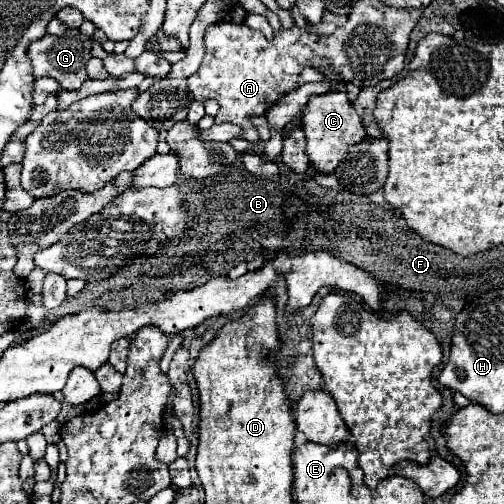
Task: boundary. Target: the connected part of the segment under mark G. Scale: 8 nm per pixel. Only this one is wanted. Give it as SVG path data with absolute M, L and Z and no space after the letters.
M66 29L64 35L54 37L54 35L44 35L42 39L34 41L28 47L28 57L34 67L34 77L54 77L62 89L80 89L80 85L88 79L86 75L86 63L90 55L92 39L82 35L80 29Z

